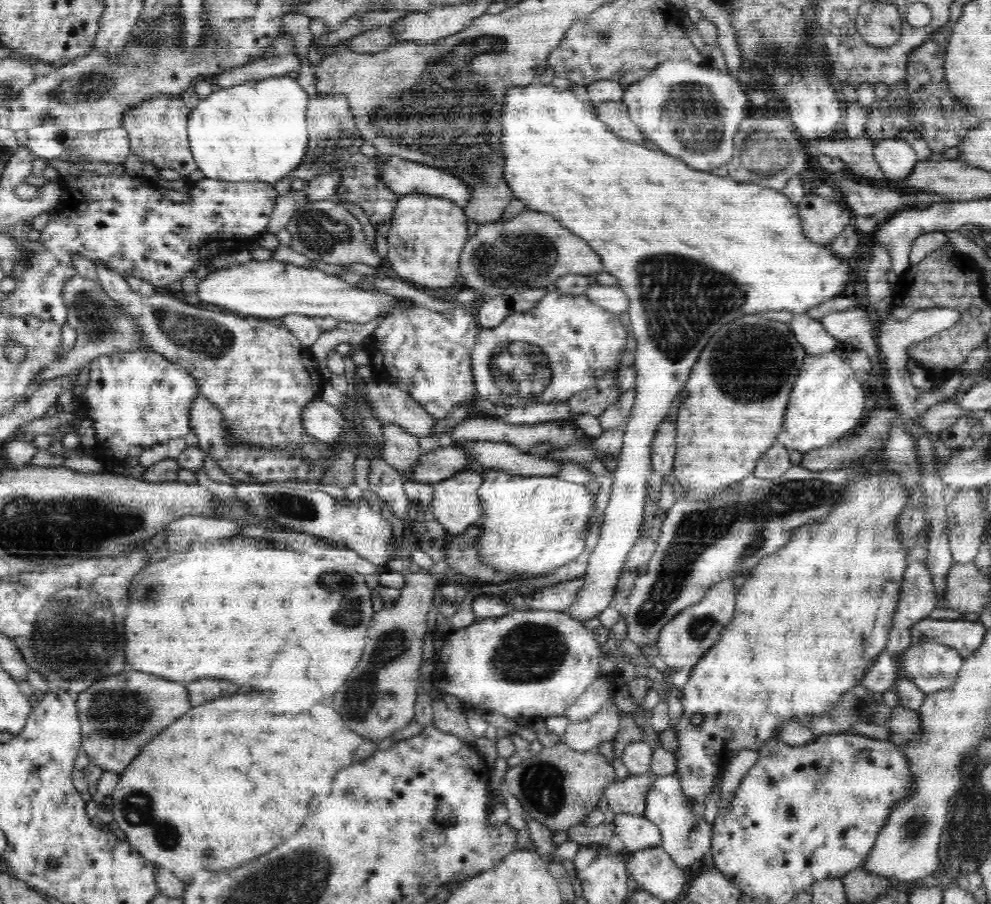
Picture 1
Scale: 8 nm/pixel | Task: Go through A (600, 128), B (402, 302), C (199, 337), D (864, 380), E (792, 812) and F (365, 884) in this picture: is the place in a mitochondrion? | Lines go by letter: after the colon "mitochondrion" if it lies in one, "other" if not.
A: other
B: other
C: mitochondrion
D: other
E: mitochondrion
F: other

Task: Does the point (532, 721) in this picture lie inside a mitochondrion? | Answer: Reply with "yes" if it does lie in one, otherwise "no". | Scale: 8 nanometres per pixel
no

